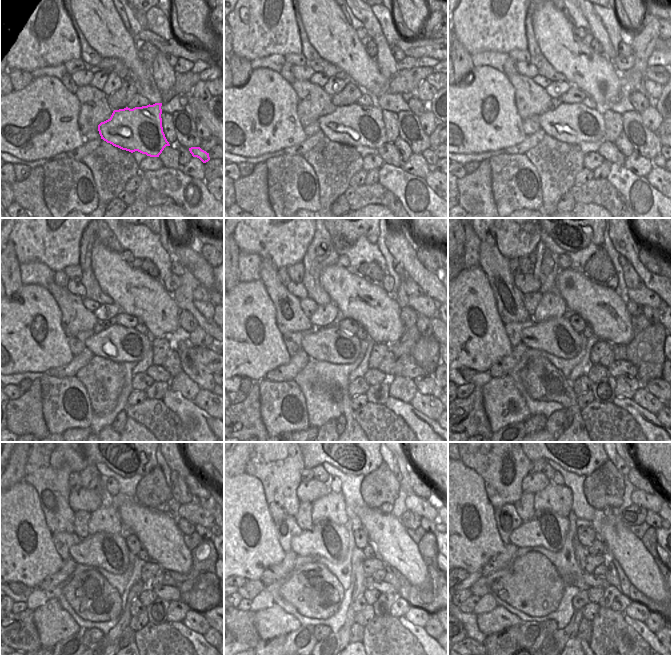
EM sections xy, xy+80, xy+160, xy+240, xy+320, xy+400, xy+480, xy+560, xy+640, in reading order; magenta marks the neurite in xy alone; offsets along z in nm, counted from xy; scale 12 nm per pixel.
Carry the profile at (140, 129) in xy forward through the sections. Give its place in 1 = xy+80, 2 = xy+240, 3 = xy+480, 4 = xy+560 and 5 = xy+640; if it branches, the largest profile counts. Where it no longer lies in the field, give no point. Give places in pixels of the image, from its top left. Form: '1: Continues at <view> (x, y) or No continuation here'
1: Continues at xy+80 (354, 125)
2: Continues at xy+240 (120, 344)
3: Continues at xy+480 (108, 551)
4: Continues at xy+560 (327, 539)
5: Continues at xy+640 (547, 529)

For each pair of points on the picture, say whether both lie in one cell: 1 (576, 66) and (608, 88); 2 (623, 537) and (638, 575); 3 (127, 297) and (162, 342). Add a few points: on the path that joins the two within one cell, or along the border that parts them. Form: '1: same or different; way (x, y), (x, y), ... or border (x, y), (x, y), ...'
1: same; way (584, 68), (600, 81)
2: same; way (624, 546), (638, 566)
3: different; border (168, 335), (154, 338)

